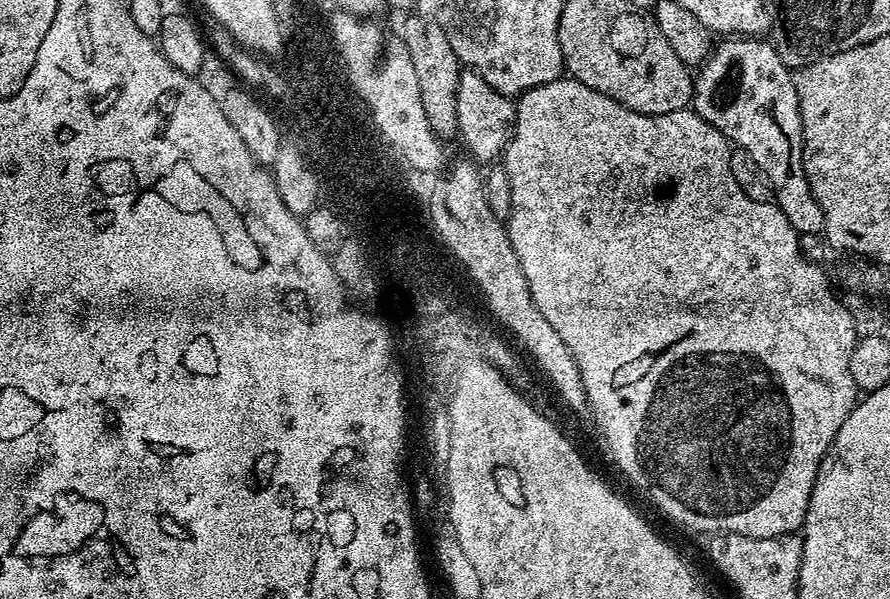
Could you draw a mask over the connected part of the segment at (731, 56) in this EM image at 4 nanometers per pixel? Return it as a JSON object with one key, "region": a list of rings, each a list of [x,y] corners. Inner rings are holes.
{"region":[[[721,39],[695,73],[691,107],[760,167],[776,195],[774,203],[797,234],[807,237],[823,233],[822,206],[818,206],[810,182],[806,182],[802,162],[804,139],[796,82],[767,39]]]}

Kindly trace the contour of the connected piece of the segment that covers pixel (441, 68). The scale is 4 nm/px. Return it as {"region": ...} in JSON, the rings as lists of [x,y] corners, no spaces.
{"region":[[[411,14],[398,29],[406,50],[410,50],[410,63],[414,65],[414,78],[418,82],[418,94],[422,102],[422,110],[426,114],[426,122],[430,130],[438,138],[455,137],[456,131],[456,95],[462,65],[454,50],[450,50],[450,42],[438,22],[419,14]]]}

